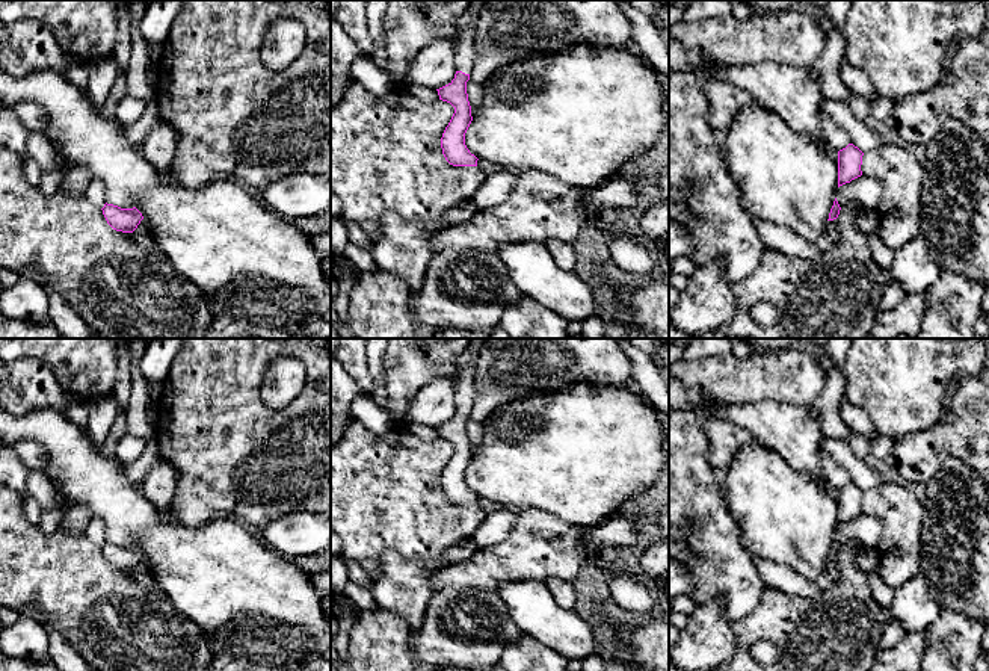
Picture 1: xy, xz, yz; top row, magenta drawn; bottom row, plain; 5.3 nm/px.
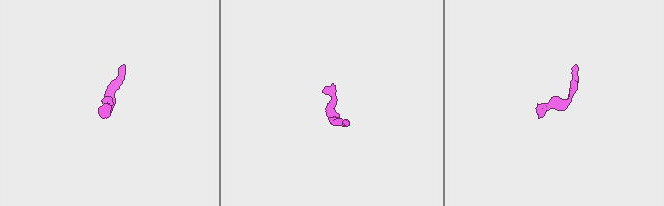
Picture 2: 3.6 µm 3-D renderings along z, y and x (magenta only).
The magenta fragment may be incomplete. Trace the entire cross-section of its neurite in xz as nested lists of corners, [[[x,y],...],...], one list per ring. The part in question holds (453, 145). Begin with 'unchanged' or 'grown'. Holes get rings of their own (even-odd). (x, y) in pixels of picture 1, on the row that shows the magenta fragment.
grown; [[[456,71],[454,79],[436,89],[439,100],[450,103],[454,113],[441,138],[441,148],[445,160],[453,166],[479,166],[486,175],[501,171],[488,160],[477,159],[465,145],[465,133],[473,121],[471,106],[467,94],[470,74]]]

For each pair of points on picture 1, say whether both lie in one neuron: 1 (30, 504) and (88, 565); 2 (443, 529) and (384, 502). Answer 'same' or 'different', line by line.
1: different
2: same

